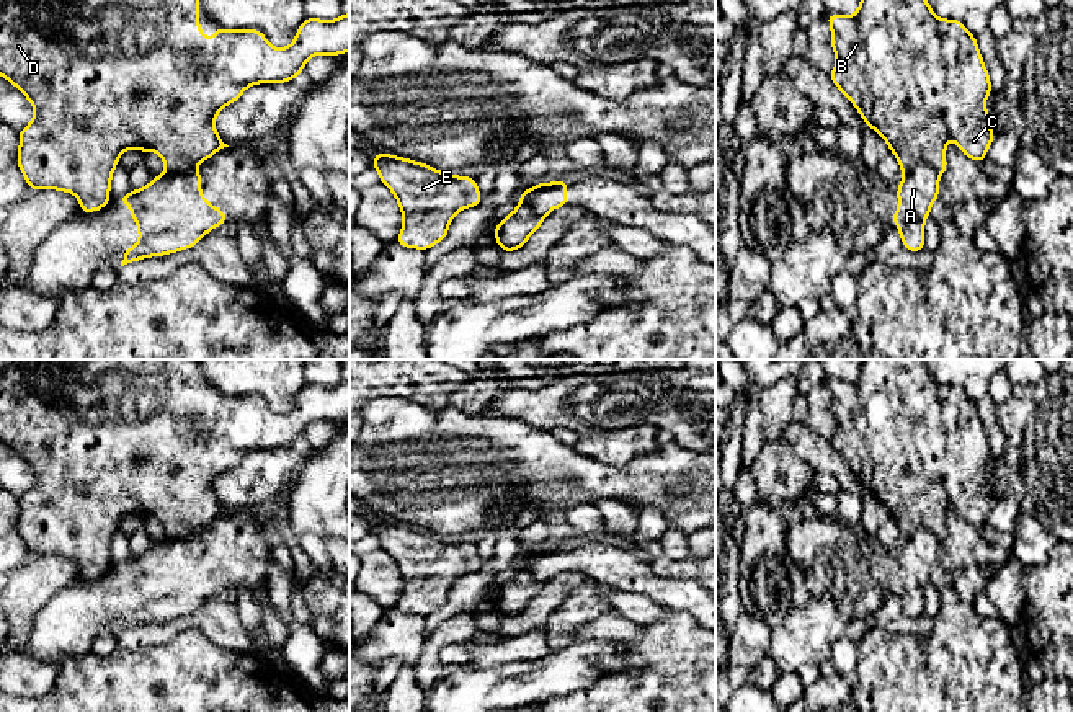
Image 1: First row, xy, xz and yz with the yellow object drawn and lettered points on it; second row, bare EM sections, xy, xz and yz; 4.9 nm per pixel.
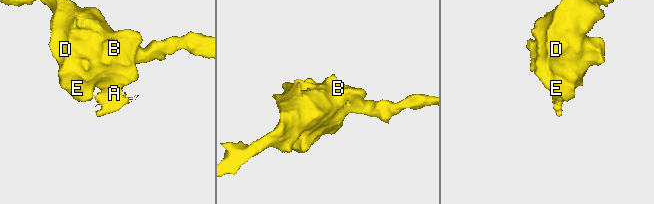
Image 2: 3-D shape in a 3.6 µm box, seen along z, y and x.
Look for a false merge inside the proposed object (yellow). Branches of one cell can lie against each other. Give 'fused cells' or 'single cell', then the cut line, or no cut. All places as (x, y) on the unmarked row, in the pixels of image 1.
fused cells; cut yz (939, 539), (926, 529), (918, 529), (905, 541)

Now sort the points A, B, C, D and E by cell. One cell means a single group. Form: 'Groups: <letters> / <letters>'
Groups: A / B C D E

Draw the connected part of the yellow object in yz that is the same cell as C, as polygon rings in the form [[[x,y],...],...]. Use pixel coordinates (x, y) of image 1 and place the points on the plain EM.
[[[866,359],[853,382],[828,380],[836,431],[828,439],[895,519],[902,539],[919,529],[947,536],[946,511],[954,505],[965,523],[983,527],[995,505],[985,467],[991,447],[972,402],[959,385],[937,384],[921,359]]]

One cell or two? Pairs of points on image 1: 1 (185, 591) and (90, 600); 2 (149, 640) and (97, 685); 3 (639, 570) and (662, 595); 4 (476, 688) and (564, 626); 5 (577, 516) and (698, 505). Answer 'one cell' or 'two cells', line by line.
1: one cell
2: two cells
3: one cell
4: two cells
5: two cells

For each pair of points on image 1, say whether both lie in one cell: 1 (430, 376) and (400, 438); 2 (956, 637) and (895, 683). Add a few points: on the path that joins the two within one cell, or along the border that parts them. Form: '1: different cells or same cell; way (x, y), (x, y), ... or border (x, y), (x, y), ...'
1: different cells; border (379, 397), (405, 397), (420, 405)
2: same cell; way (943, 652), (936, 658), (926, 658), (910, 668)

